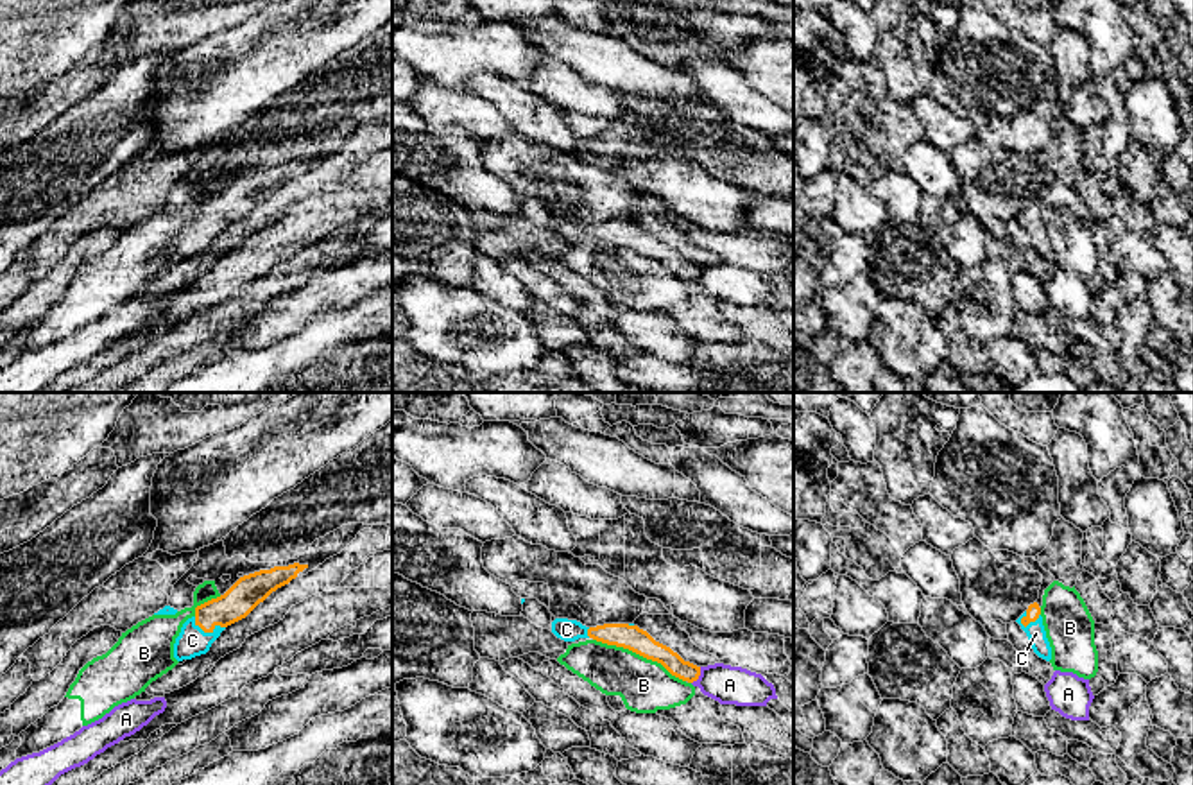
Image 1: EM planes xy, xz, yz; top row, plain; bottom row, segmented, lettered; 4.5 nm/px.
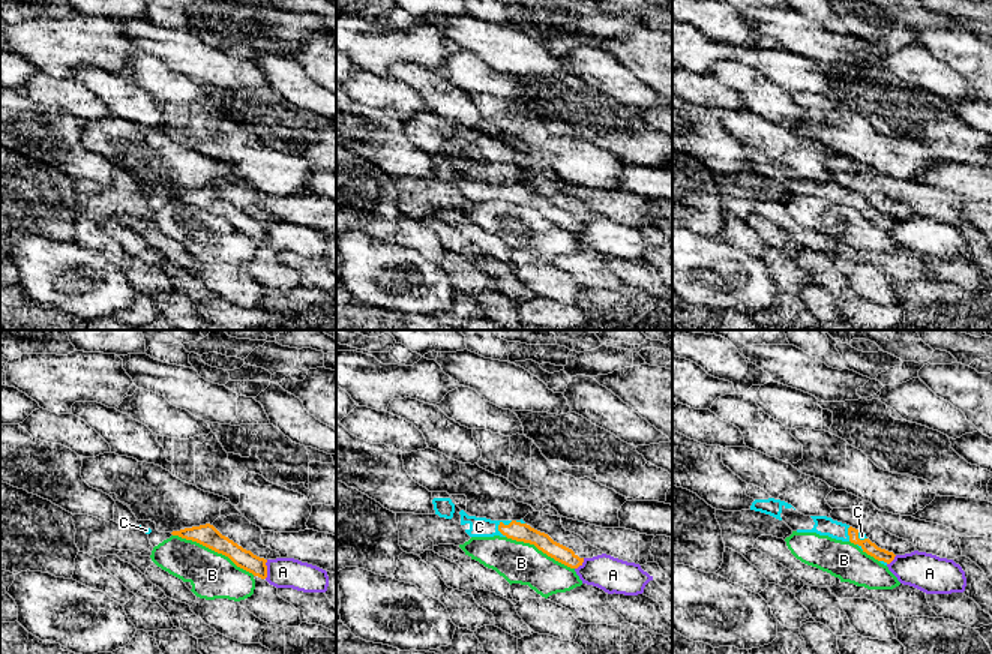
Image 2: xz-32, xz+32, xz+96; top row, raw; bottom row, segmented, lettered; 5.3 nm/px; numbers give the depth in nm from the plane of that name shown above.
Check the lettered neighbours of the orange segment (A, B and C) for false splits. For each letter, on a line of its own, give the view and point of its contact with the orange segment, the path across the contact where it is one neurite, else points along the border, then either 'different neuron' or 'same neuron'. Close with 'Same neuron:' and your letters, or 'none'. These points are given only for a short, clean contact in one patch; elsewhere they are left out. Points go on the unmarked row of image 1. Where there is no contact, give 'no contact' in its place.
A: xz (699, 273) | different neuron
B: xz (640, 253) | different neuron
C: xy (208, 230) | across xy (248, 190), (208, 230), (192, 239) | same neuron
Same neuron: C

